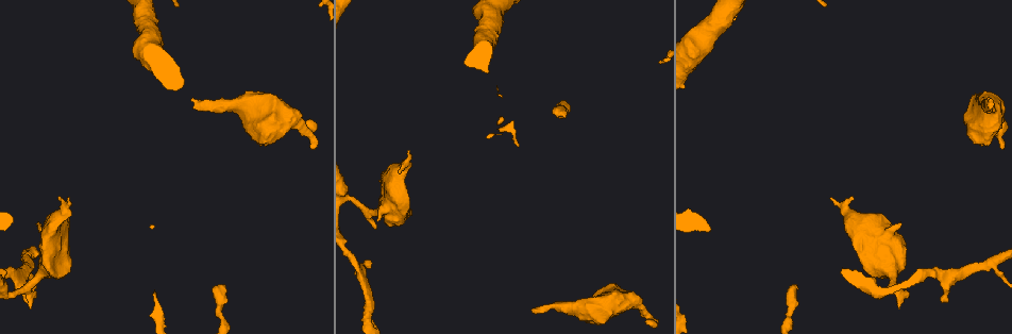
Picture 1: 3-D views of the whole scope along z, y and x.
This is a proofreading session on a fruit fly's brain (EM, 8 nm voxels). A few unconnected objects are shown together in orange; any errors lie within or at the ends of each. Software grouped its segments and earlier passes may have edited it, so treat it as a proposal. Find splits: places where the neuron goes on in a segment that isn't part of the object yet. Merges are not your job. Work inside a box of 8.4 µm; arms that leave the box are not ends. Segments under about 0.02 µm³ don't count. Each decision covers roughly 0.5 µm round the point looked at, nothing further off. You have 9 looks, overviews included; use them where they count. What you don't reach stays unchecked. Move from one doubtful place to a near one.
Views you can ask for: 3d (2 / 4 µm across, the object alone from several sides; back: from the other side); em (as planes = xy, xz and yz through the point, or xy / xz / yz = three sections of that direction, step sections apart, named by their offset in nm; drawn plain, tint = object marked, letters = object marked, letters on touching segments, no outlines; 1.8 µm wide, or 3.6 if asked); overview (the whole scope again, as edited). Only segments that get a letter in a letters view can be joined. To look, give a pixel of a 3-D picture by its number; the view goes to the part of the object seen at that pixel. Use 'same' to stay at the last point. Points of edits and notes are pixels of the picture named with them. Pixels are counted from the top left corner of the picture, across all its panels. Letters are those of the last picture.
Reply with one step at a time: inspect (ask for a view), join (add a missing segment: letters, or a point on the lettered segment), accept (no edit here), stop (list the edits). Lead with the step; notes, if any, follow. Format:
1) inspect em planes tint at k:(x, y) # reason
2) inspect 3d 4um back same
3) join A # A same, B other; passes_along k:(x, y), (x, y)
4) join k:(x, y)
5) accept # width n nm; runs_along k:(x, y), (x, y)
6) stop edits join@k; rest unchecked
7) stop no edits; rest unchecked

inspect 3d 4um at 1:(830, 197)

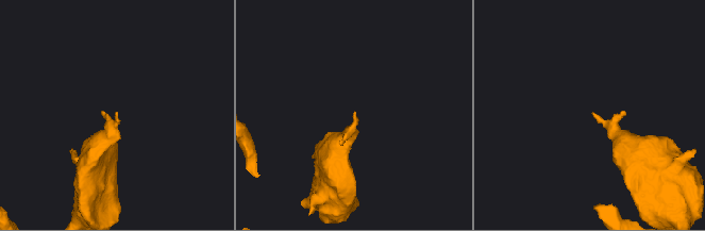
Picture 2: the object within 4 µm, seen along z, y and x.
inspect em 3.6um planes letters at 2:(115, 113) # now the EM

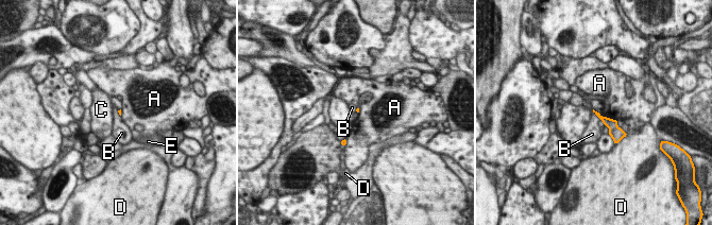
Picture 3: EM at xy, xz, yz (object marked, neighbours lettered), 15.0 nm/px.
accept # A other, B other, C other, D other, E other; border 3:(592, 109), (600, 119); none of them fits

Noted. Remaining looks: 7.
inspect em 3.6um xz step 8 letters at 1:(371, 221) # free end

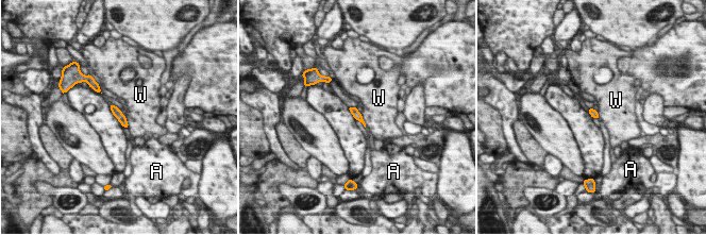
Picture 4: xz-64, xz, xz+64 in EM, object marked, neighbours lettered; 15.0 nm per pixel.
accept # width 100 nm; A other, W other; border 4:(123, 115), (128, 128); none of them fits

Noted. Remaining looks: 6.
inspect em 3.6um yz step 4 plain at 1:(275, 99) # thick end

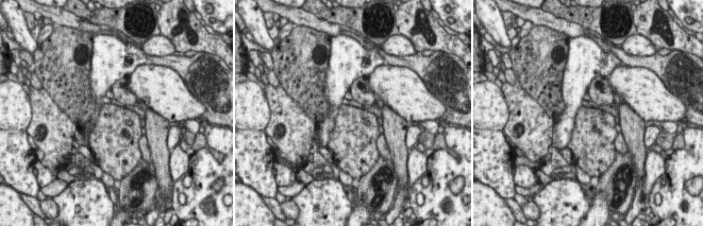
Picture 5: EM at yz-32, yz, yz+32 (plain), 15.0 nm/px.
inspect em 3.6um yz step 4 letters same

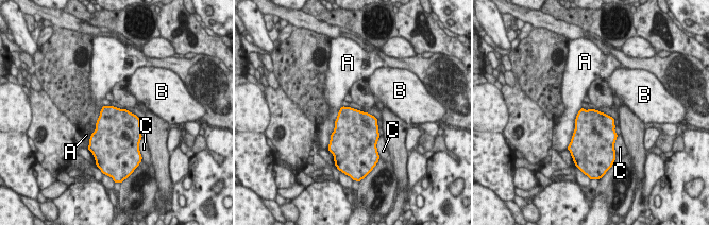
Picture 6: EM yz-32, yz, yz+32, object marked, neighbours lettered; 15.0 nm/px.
accept # longest_contact A 600 nm; A other, B other, C other; border 6:(581, 106), (570, 142); no lettered segment goes on from it

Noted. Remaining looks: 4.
inspect 3d 4um at 1:(192, 100) # an open end

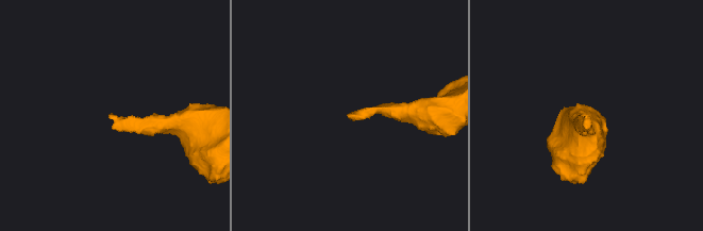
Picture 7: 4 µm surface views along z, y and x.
inspect em xz step 4 tint at 7:(108, 115)

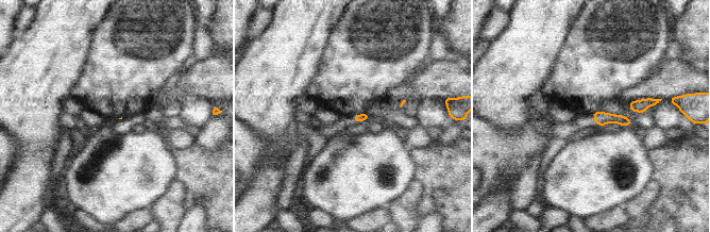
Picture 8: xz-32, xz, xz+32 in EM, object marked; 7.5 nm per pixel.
inspect em planes letters same

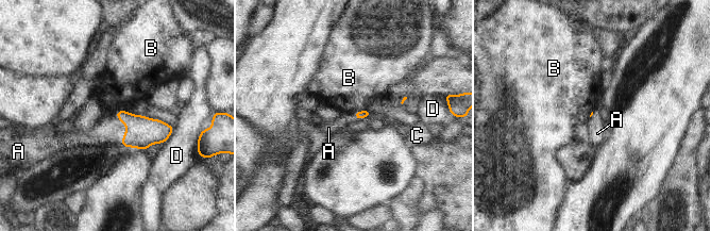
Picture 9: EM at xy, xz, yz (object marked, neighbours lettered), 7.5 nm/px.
join A # A same, B other, C other, D other; passes_along 9:(141, 132), (127, 129), (108, 131); the neuron continues

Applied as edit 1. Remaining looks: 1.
stop edits join@9; rest unchecked

